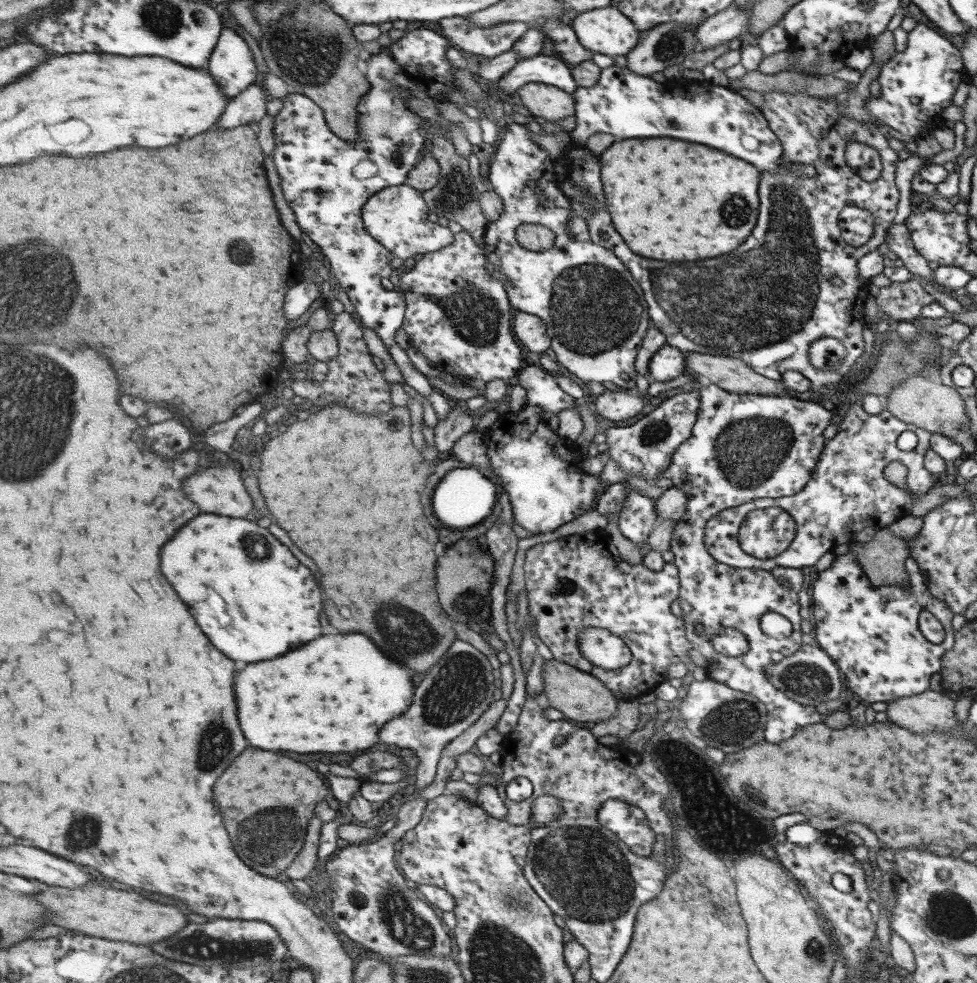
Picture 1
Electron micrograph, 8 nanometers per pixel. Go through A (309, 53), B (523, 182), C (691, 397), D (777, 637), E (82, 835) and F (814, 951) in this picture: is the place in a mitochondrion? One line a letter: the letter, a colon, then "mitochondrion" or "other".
A: mitochondrion
B: other
C: other
D: other
E: mitochondrion
F: mitochondrion

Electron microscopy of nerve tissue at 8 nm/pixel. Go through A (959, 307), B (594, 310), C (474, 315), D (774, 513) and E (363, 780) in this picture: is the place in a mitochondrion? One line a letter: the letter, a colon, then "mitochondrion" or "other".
A: other
B: mitochondrion
C: mitochondrion
D: mitochondrion
E: other

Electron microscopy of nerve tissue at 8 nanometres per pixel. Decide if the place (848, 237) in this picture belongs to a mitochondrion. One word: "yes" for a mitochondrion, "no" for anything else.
no

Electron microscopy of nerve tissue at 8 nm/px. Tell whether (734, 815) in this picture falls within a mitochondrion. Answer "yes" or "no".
yes

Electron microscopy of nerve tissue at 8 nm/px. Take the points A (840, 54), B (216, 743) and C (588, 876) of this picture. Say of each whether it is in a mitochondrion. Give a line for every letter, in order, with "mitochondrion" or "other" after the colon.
A: other
B: mitochondrion
C: mitochondrion

